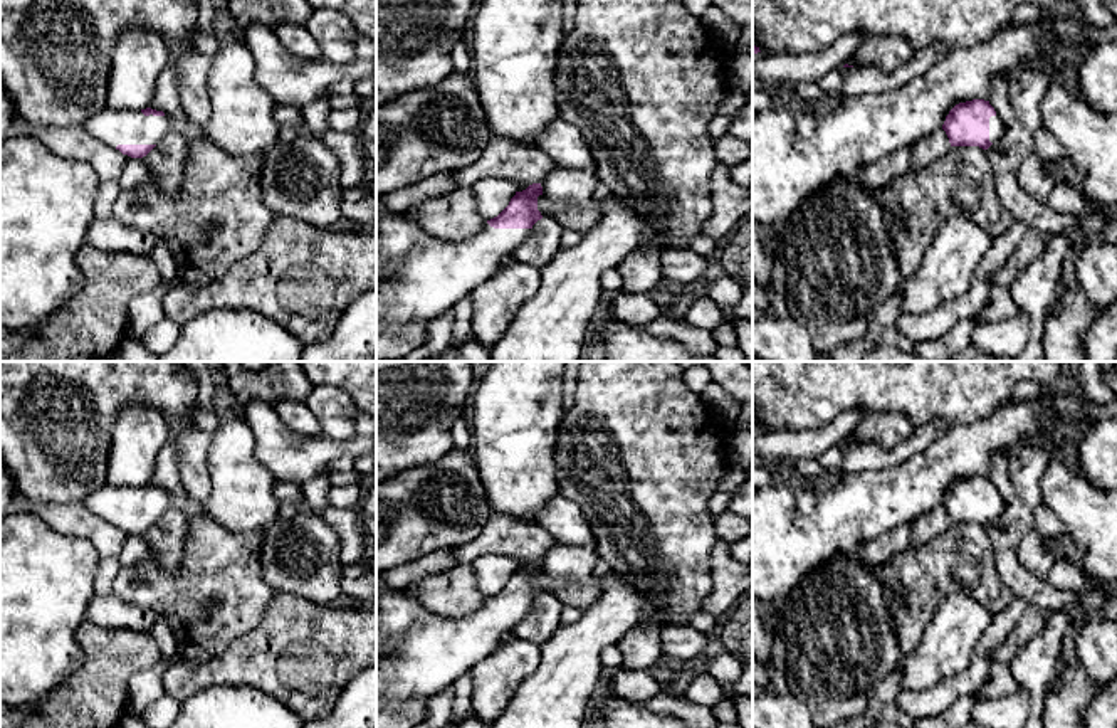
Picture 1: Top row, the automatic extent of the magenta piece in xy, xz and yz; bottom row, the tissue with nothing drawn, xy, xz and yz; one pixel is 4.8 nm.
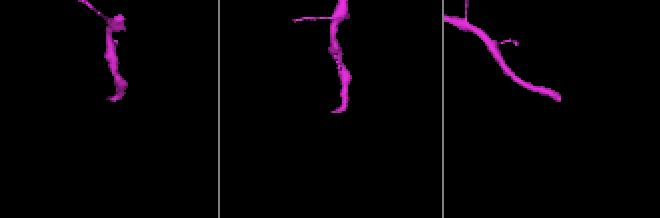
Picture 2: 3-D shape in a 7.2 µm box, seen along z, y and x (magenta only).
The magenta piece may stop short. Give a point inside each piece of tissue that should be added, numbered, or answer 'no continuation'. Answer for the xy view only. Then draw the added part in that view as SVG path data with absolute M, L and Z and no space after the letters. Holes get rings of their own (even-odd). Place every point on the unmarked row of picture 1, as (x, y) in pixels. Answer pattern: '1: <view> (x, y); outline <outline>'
1: xy (113, 505); outline M106 484L84 504L111 525L118 521L158 521L171 508L168 493L144 493L141 488L114 488Z

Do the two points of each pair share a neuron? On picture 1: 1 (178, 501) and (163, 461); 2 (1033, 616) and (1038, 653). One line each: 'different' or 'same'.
1: same
2: different

